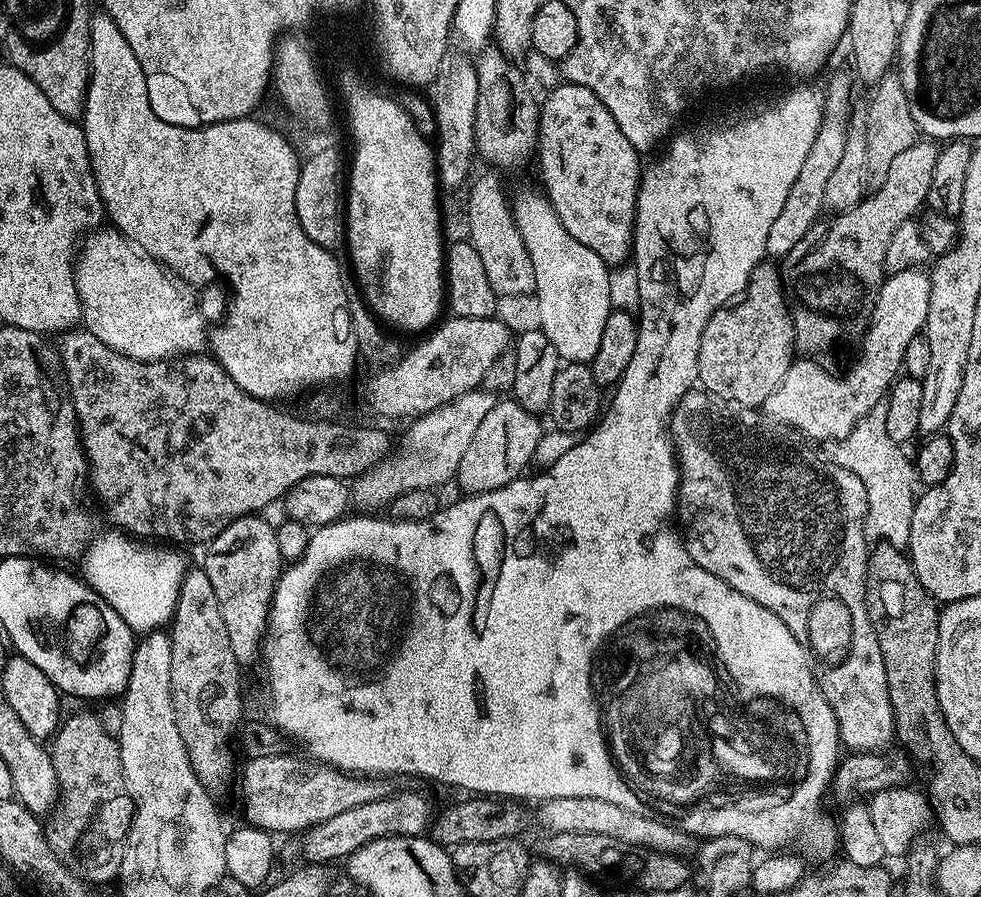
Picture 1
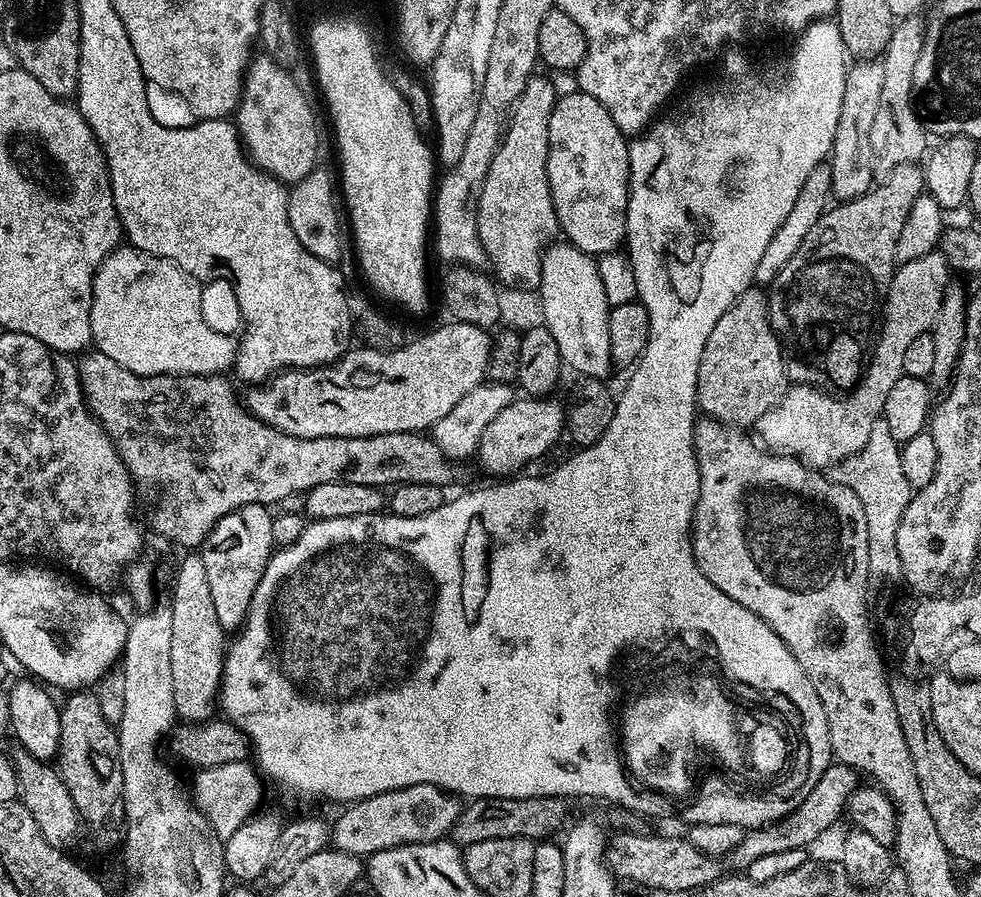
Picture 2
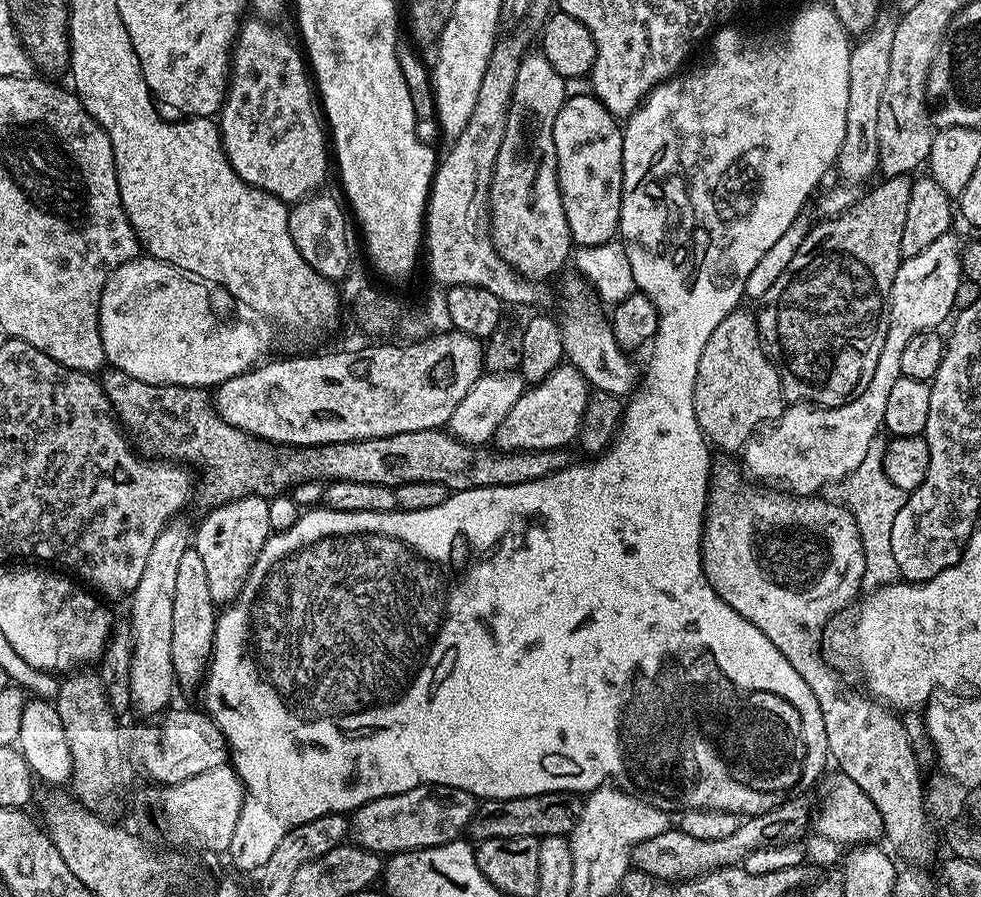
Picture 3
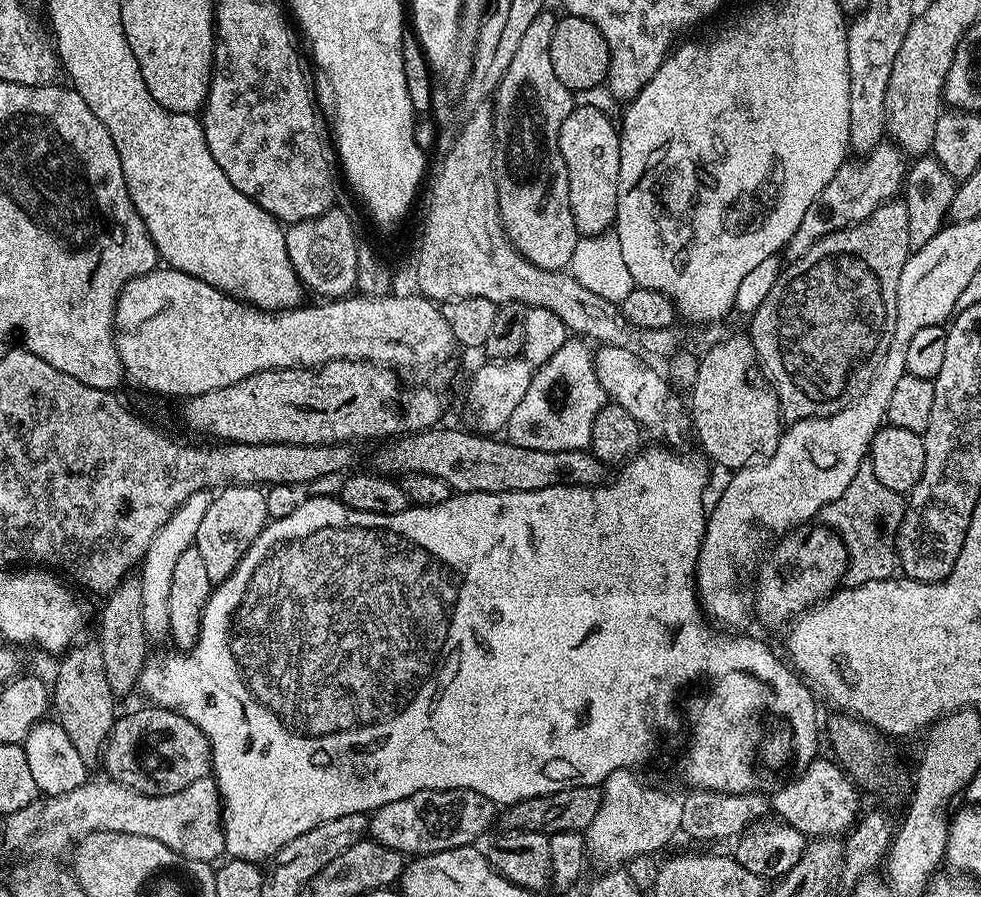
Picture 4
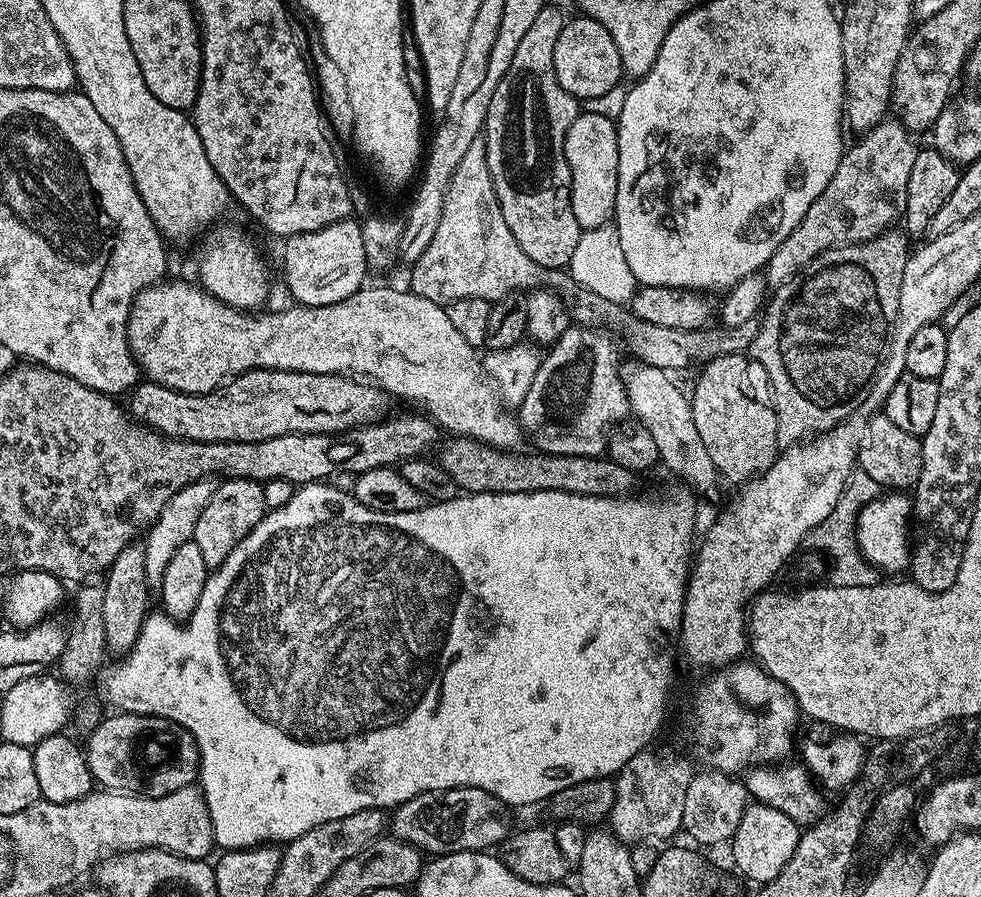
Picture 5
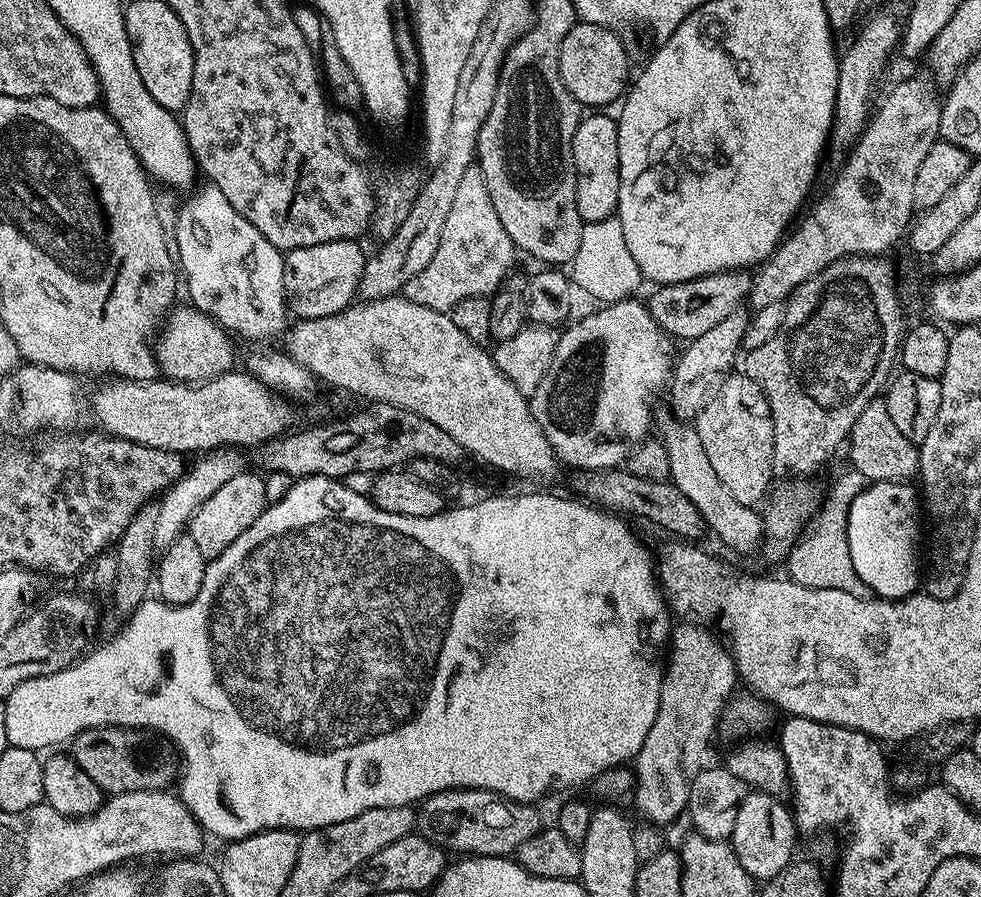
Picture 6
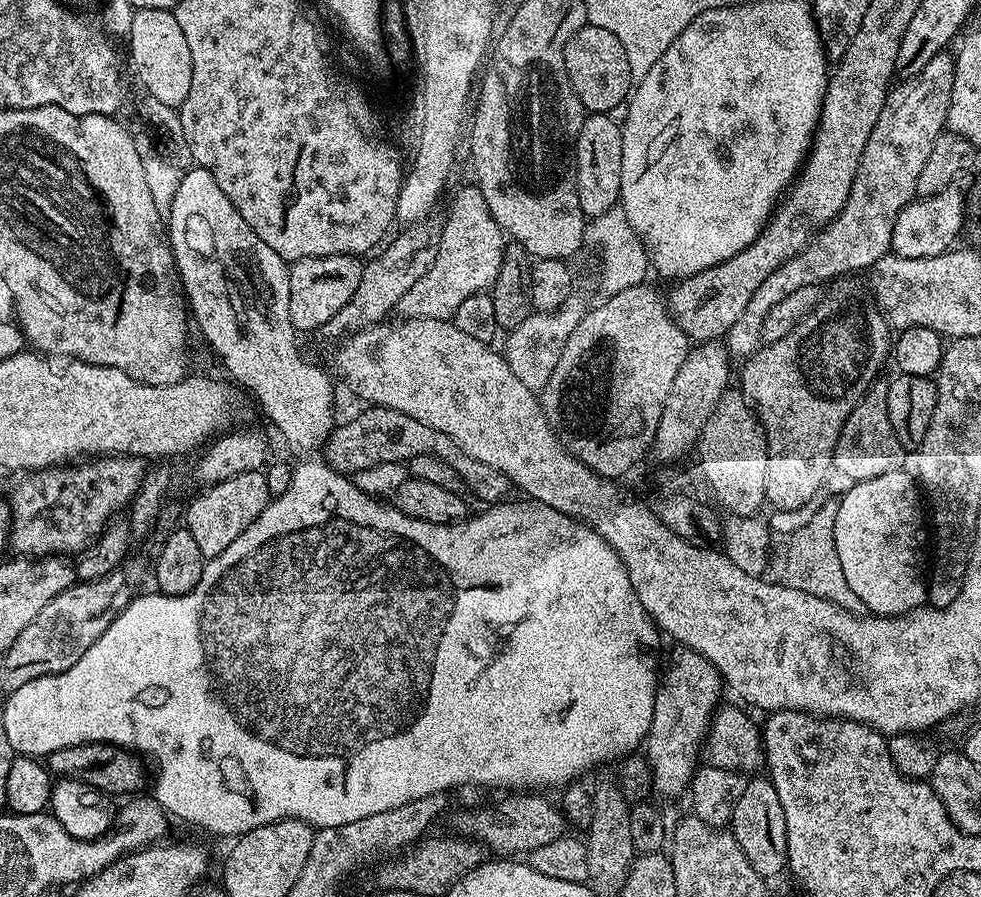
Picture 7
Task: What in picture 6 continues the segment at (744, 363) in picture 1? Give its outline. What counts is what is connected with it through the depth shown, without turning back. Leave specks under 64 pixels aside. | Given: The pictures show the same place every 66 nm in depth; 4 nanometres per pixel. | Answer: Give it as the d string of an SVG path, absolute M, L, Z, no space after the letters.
M746 374L725 376L714 398L705 406L694 421L702 447L714 466L714 474L722 486L738 498L740 504L759 505L764 495L769 495L774 473L774 422L768 400L755 380Z

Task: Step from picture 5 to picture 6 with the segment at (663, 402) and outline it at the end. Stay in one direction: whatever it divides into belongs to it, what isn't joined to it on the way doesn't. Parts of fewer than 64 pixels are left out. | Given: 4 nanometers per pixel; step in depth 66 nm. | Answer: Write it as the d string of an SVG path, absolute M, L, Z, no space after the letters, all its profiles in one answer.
M668 418L664 424L662 441L670 464L670 483L682 490L682 494L686 494L686 498L690 498L694 506L698 506L710 532L736 552L754 551L759 546L760 539L763 541L766 536L761 513L756 513L755 507L740 504L738 498L734 498L734 494L730 494L730 490L722 486L718 474L714 474L714 466L710 466L710 458L702 447L702 438L698 438L695 427L691 423Z

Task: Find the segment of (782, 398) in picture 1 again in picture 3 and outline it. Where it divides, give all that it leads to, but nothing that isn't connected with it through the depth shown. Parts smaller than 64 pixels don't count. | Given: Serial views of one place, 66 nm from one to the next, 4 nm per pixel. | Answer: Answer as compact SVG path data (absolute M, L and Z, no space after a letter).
M955 234L930 242L922 254L901 259L890 290L886 346L882 346L878 366L874 366L874 378L870 378L870 382L848 403L837 408L818 408L803 402L789 403L784 413L767 429L769 432L755 437L756 448L748 446L743 449L743 471L749 477L752 475L751 479L756 482L777 480L781 489L797 496L819 493L819 488L827 484L839 485L866 458L879 437L876 435L884 428L890 386L894 386L901 375L902 353L910 338L914 338L914 334L922 334L922 330L939 329L940 323L953 315L957 307L956 295L959 292L961 295L964 279L962 243Z

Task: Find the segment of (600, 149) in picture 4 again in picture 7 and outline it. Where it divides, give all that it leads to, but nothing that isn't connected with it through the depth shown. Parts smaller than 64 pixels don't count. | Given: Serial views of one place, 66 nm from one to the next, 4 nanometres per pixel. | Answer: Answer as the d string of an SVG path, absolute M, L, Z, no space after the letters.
M594 112L585 115L584 125L576 136L574 145L574 167L578 206L582 206L585 217L606 214L606 210L617 207L622 186L622 134L621 125L612 121L611 115Z

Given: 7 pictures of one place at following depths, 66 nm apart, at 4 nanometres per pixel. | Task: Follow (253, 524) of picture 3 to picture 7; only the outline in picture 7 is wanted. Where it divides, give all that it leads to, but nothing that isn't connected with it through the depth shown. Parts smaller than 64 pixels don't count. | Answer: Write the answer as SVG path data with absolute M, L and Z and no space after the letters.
M247 472L234 478L226 478L224 482L207 485L201 496L196 496L188 504L188 513L183 523L194 534L194 542L198 542L198 550L206 558L222 554L238 534L242 534L266 510L269 502L268 487L264 472Z

